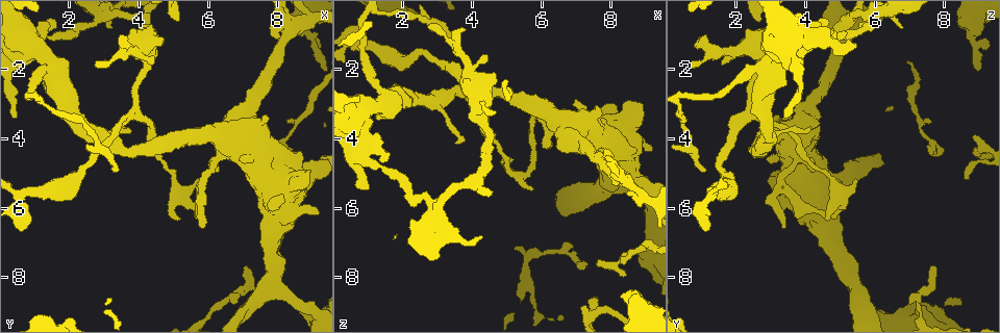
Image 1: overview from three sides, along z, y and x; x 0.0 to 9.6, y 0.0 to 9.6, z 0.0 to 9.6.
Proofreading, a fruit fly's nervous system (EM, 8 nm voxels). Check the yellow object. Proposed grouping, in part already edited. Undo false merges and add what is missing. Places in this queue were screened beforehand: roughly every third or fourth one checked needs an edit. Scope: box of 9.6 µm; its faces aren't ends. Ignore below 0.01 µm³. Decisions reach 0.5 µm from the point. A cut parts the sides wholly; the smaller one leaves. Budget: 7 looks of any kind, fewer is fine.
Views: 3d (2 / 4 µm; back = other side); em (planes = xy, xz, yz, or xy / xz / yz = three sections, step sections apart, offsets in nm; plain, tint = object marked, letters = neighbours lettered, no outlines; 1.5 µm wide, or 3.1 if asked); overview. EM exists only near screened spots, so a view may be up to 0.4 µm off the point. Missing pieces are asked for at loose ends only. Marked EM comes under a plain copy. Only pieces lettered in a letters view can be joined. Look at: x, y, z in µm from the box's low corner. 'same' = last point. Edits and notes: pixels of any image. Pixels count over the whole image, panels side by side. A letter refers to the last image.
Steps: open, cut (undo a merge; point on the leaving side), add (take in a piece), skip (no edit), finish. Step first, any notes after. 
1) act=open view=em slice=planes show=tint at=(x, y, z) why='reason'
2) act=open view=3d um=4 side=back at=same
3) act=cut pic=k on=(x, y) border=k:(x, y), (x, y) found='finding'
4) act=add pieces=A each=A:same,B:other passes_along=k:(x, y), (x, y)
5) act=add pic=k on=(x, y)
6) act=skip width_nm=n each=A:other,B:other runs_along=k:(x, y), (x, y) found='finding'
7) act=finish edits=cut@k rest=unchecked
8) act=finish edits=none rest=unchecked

act=open view=3d um=4 at=(7.20, 8.15, 7.70)

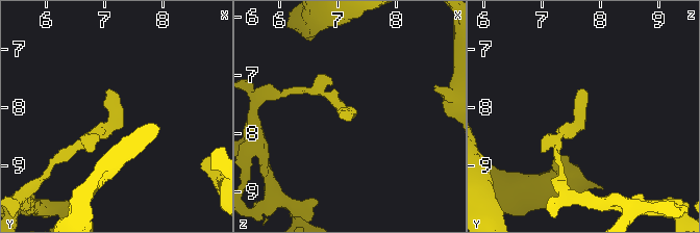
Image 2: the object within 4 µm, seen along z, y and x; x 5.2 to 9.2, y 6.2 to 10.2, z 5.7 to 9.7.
act=open view=em slice=planes show=letters at=(7.15, 8.10, 7.65) why='shape alone is not enough'

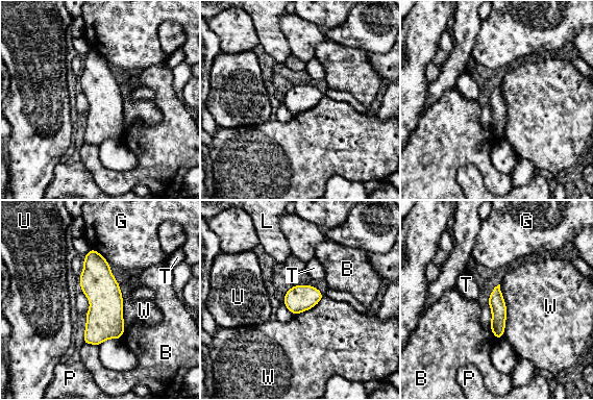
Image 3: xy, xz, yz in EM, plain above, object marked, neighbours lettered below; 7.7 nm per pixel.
act=skip each=B:other,G:other,L:other,P:other,T:other,U:other,W:other border=3:(499, 283), (505, 304), (502, 338) found='one neuron here'

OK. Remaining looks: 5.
act=open view=3d um=4 side=back at=(8.95, 9.20, 7.35) why='calibre changes'

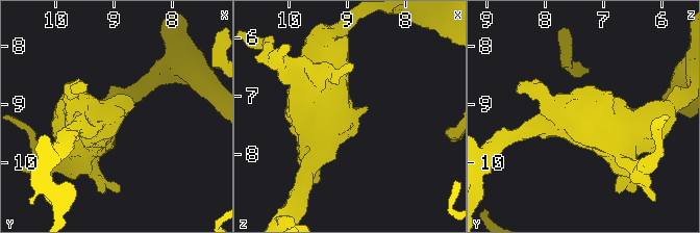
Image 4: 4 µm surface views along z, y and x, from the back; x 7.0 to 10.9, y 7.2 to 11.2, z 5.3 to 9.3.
act=open view=em slice=planes show=letters at=(9.00, 9.15, 7.40)

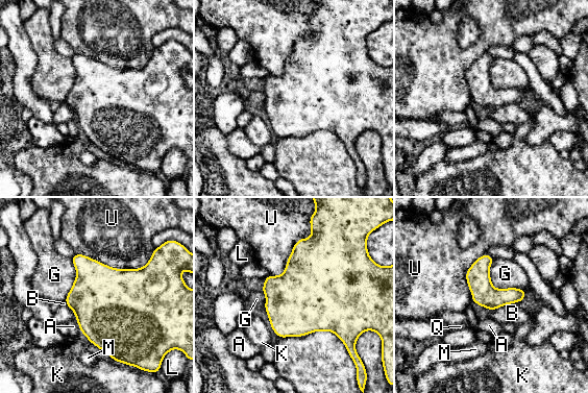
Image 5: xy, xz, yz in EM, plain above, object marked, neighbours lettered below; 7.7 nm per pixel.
act=skip longest_contact=U:600nm each=A:other,B:other,G:other,K:other,L:other,M:other,Q:other,U:other border=5:(515, 302), (504, 304), (490, 311) found='one neuron here'

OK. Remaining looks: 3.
act=open view=3d um=4 at=(2.20, 0.90, 5.75) why='abrupt turn'

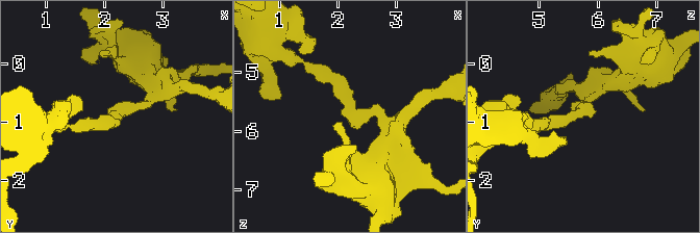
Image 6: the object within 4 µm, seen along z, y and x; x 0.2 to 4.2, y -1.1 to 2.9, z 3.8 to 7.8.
act=open view=em slice=xy step=8 show=tint at=(2.25, 0.80, 5.70)

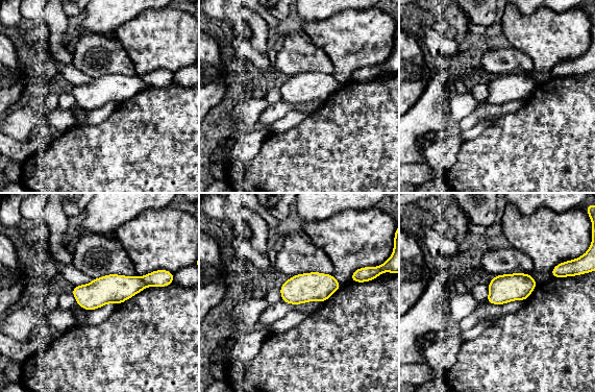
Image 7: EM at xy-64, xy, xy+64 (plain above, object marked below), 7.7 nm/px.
act=open view=em slice=planes show=letters at=same

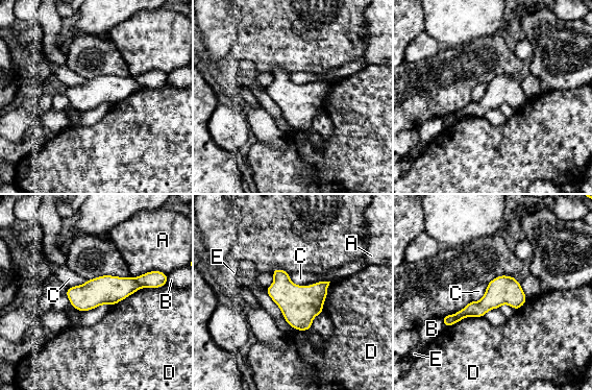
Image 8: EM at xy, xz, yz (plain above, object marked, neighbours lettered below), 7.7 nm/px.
act=cut pic=8 on=(154, 278) each=A:other,B:other,C:other,D:other,E:other border=8:(134, 278), (141, 287) found='two neurons meet here'

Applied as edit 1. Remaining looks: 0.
act=finish edits=cut@8 rest=unchecked

